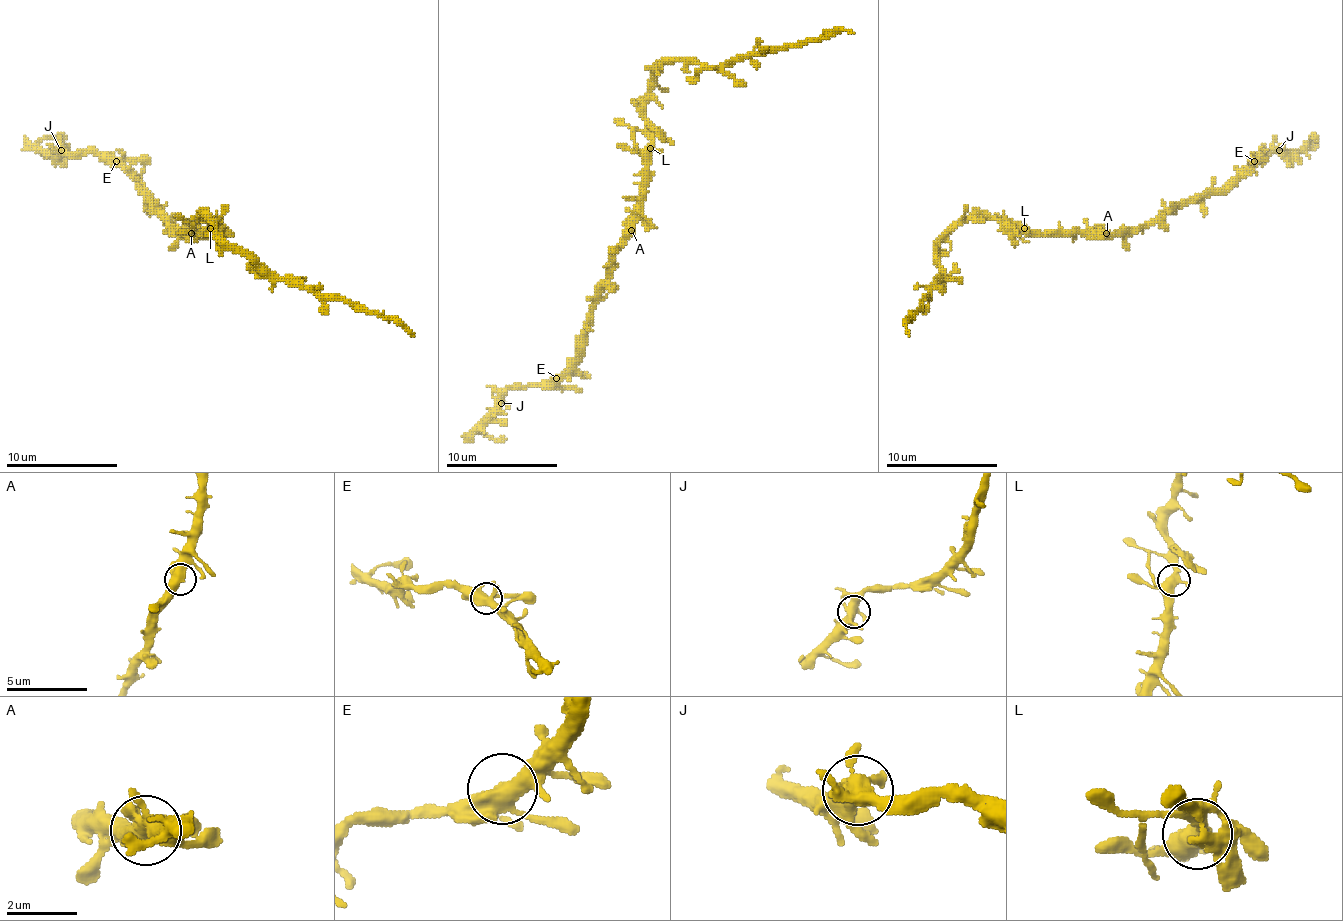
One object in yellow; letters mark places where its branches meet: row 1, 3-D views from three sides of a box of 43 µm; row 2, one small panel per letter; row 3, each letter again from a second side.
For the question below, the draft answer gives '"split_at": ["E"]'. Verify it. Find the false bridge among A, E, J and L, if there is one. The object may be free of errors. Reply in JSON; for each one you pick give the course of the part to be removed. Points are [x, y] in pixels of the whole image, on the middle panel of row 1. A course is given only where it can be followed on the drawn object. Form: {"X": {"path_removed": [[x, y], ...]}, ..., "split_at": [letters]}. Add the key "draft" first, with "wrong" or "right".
{"draft": "wrong", "split_at": []}

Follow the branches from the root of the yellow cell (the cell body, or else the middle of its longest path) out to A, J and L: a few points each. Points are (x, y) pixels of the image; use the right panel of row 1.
A: (1062, 233), (1106, 233)
J: (1062, 233), (1126, 233), (1131, 228), (1154, 225), (1190, 203), (1212, 194), (1223, 194), (1262, 152), (1279, 150)
L: (1062, 233), (1034, 233), (1023, 228)

